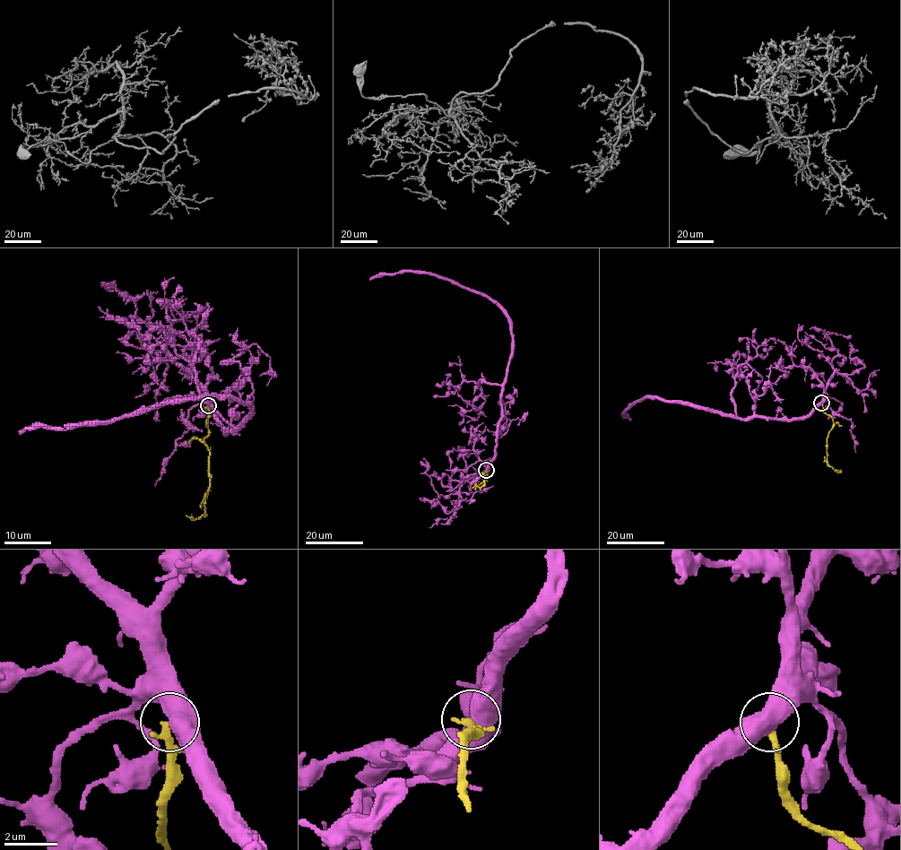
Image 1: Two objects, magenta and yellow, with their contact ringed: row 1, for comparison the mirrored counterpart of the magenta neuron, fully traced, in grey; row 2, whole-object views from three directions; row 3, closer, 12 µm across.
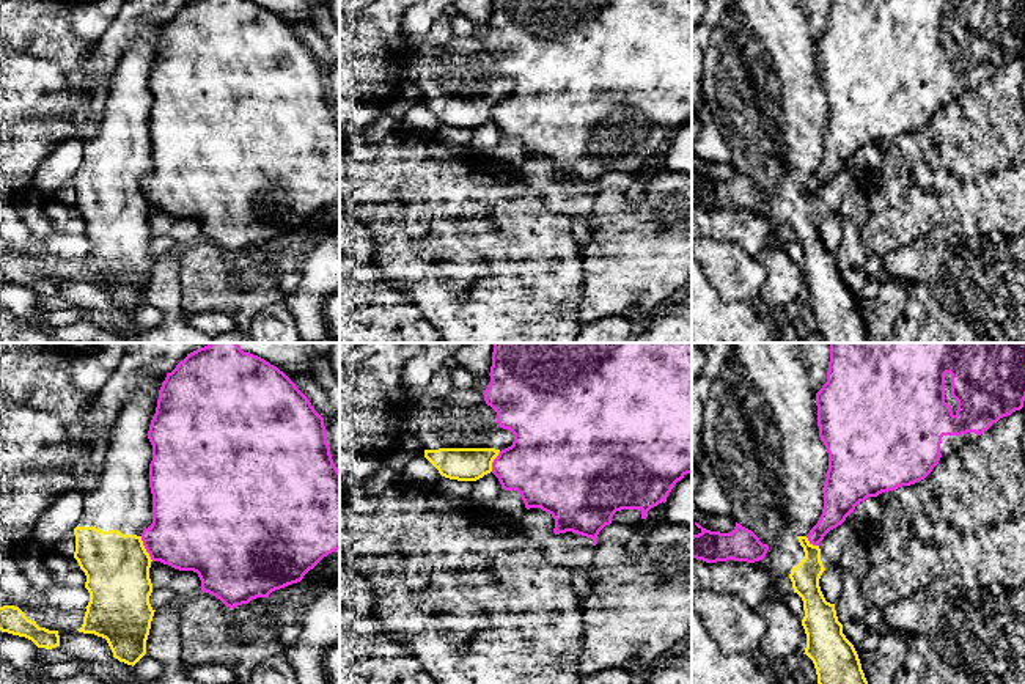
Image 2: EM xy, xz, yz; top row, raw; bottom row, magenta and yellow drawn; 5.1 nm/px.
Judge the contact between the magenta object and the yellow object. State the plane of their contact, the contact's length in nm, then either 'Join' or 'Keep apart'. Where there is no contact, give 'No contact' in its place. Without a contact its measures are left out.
Touches magenta in xy. Shared border 140 nm. Keep apart

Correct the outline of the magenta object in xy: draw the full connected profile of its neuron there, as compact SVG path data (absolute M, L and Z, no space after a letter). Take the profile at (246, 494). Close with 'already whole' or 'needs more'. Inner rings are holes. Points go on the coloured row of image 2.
M209 343L187 354L171 373L167 373L148 439L152 445L149 464L152 524L141 533L143 546L152 561L197 572L201 591L215 596L226 607L234 609L256 598L269 598L272 591L300 582L324 557L340 549L340 470L330 454L324 418L283 371L258 355L244 352L237 343Z; already whole

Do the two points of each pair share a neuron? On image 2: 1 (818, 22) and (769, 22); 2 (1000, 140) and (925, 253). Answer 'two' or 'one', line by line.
1: two
2: two

